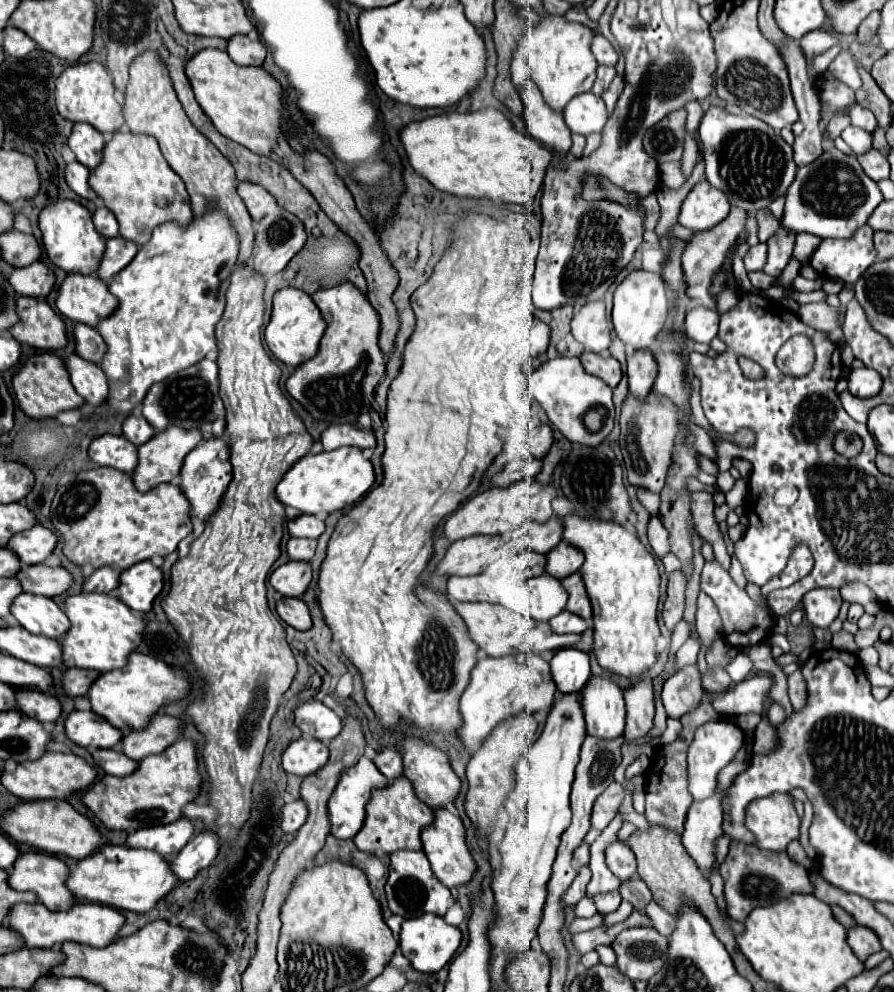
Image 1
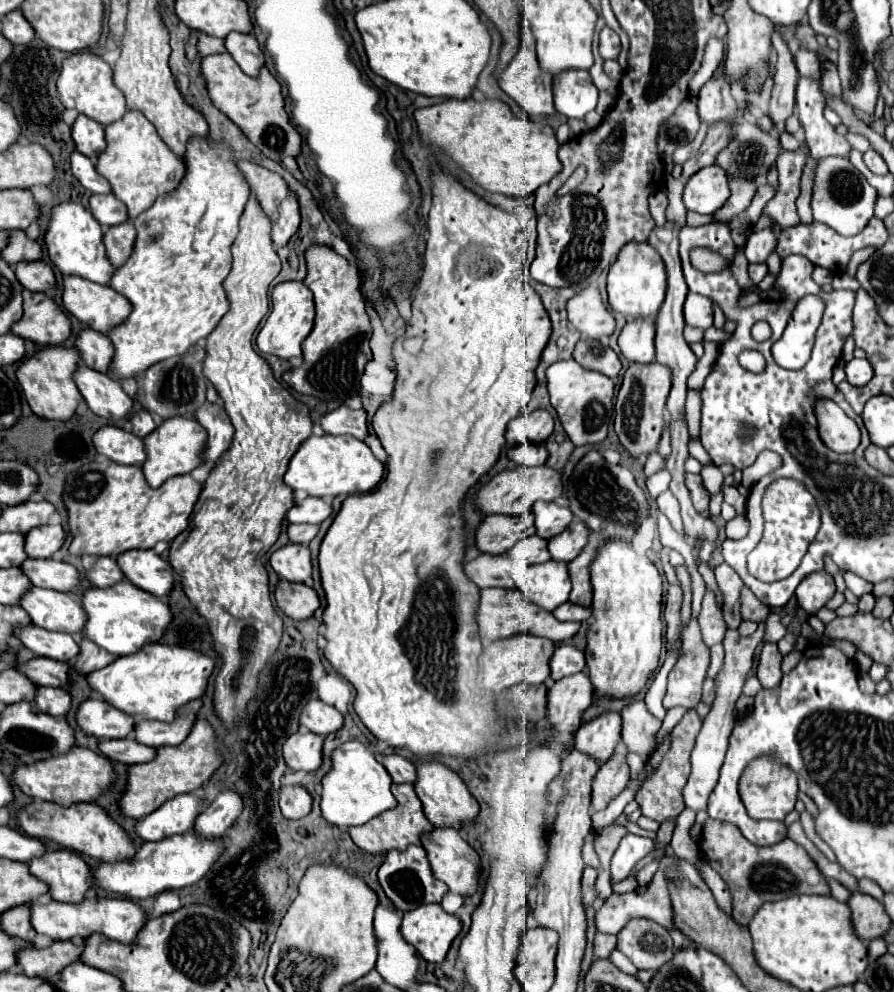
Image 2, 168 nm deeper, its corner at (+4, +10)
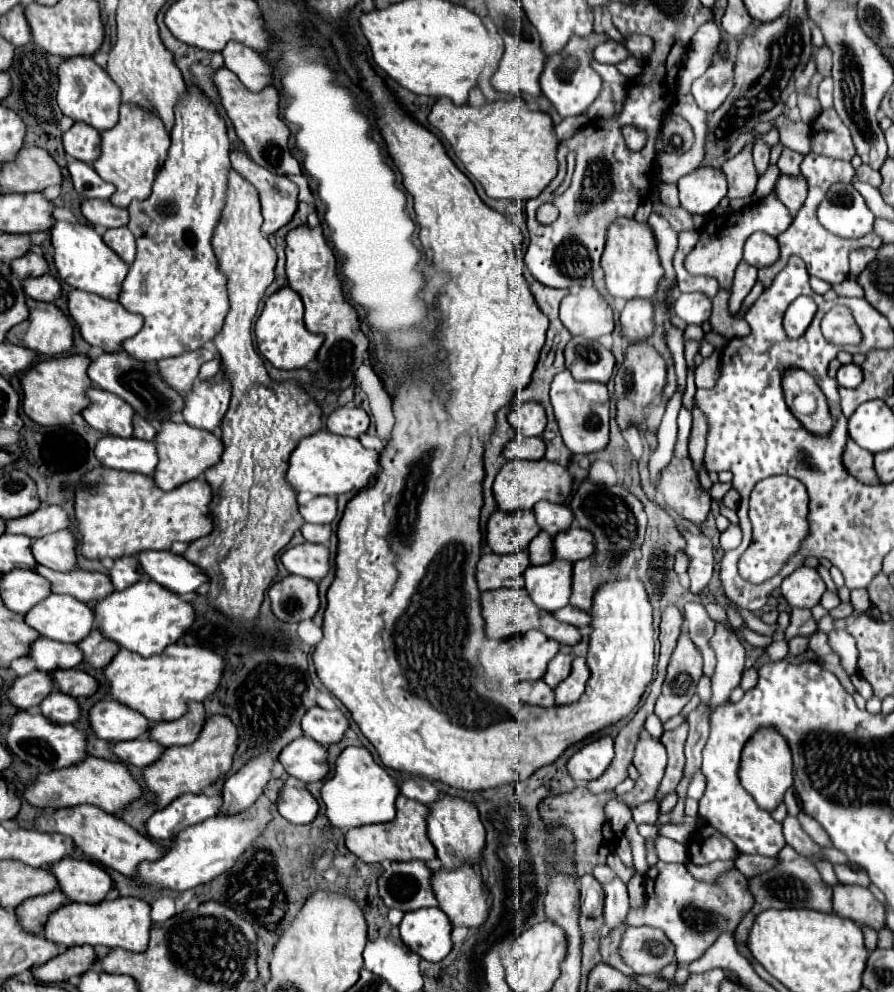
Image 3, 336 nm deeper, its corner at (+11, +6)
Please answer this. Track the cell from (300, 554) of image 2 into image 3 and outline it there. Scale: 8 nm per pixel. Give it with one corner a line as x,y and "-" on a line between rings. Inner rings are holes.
305,542
295,548
289,548
281,556
281,562
291,574
297,574
315,582
319,582
331,570
329,548
323,544

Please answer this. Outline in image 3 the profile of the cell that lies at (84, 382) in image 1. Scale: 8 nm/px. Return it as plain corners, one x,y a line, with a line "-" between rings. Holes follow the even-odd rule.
91,388
87,396
93,404
83,410
83,418
91,428
111,436
123,436
123,438
133,436
135,410
125,400
101,388

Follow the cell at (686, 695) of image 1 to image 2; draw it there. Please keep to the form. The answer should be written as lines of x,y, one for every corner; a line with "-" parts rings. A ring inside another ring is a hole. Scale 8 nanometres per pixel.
696,620
684,630
684,644
682,654
676,666
668,674
668,690
664,696
664,708
684,706
696,708
702,696
702,682
706,678
706,670
710,664
710,652
700,638
700,628

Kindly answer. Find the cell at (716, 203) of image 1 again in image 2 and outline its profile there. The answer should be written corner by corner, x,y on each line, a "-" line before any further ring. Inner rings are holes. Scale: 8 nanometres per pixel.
708,166
698,170
684,186
684,206
686,210
698,214
714,214
728,200
728,178
726,172
718,166

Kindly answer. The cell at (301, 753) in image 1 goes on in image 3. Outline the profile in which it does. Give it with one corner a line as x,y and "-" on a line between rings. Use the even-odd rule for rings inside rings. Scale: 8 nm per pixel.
301,736
287,744
279,754
279,762
289,776
297,778
303,784
325,780
329,774
327,748
307,736

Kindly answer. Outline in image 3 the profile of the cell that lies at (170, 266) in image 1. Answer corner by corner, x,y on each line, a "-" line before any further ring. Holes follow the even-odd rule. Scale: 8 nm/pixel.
189,86
177,100
171,148
151,196
129,204
127,228
137,240
137,256
123,280
119,302
145,318
141,332
123,342
123,348
141,362
197,350
223,326
229,312
227,278
213,254
211,236
225,204
229,168
225,122
209,98
197,86

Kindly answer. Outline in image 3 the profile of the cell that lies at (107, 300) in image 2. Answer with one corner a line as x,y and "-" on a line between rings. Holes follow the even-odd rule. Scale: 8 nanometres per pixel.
71,290
69,294
69,314
75,320
75,324
81,330
81,336
91,344
91,346
99,346
105,352
119,352
121,350
121,342
125,342
127,338
131,338
133,334
137,334
137,330
143,326
141,316
127,312
119,302
113,300
105,300
81,290

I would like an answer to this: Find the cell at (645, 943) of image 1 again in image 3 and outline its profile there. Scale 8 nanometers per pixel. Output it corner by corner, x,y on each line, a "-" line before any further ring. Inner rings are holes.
637,926
627,928
621,940
621,956
637,974
657,974
675,962
675,950
659,928

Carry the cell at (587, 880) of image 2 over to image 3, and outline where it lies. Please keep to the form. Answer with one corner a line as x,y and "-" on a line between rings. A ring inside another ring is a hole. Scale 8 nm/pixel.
587,874
583,878
579,878
581,884
581,914
595,918
595,916
603,916
603,888
601,884
595,880
595,876

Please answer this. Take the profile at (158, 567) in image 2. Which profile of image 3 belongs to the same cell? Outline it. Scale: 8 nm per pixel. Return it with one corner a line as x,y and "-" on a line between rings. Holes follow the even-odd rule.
171,550
141,552
137,558
145,578
155,580
175,594
195,592
207,582
207,574
201,572
199,566
193,566
193,562

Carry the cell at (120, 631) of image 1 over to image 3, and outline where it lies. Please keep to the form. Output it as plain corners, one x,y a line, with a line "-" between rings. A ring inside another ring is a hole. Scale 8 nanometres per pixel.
141,580
127,590
113,592
95,604
95,626
121,648
141,656
161,654
167,646
175,644
195,622
195,610
179,594
165,590
153,580

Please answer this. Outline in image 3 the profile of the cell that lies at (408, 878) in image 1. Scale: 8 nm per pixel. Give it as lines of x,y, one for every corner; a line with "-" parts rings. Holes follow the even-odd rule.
421,860
391,862
379,878
379,896
389,908
403,912
437,906
431,876
433,872

